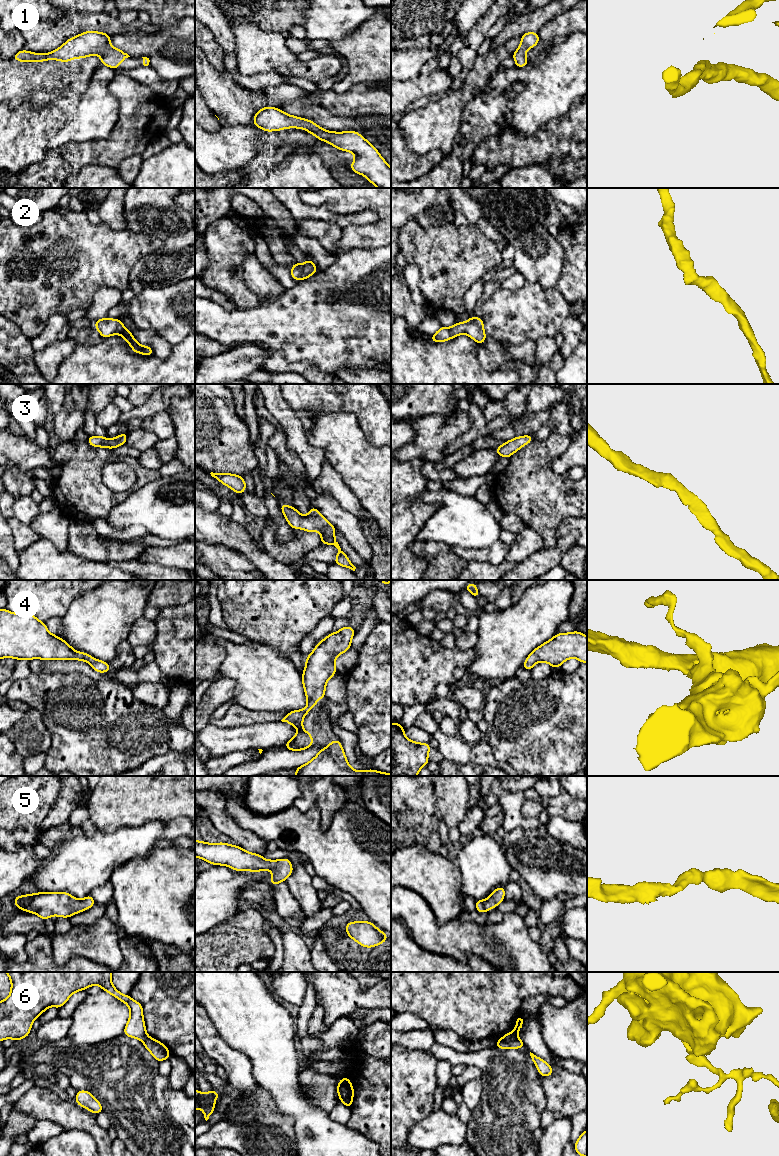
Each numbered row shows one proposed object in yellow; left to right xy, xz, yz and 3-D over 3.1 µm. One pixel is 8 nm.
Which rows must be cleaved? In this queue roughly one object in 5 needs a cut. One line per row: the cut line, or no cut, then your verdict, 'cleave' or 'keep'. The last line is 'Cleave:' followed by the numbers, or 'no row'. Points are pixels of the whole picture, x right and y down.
1: no cut; keep
2: no cut; keep
3: no cut; keep
4: no cut; keep
5: no cut; keep
6: cut in yz along (516, 1035), (503, 1038); cleave
Cleave: 6

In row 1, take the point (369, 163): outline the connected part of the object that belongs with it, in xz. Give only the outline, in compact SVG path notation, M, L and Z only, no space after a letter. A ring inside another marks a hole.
M271 106L258 110L253 122L255 127L265 132L286 128L305 129L317 139L331 144L336 149L353 153L356 159L350 164L350 168L354 173L365 176L378 188L391 188L391 168L377 149L357 131L327 131L311 120L291 116Z

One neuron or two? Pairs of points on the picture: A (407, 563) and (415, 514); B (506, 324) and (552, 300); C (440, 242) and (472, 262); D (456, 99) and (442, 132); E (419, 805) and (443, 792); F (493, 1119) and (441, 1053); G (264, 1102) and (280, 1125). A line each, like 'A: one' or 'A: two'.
A: one
B: one
C: one
D: one
E: two
F: one
G: one

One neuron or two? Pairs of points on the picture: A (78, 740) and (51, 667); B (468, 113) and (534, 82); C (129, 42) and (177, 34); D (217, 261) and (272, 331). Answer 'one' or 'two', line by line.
A: two
B: one
C: one
D: two

